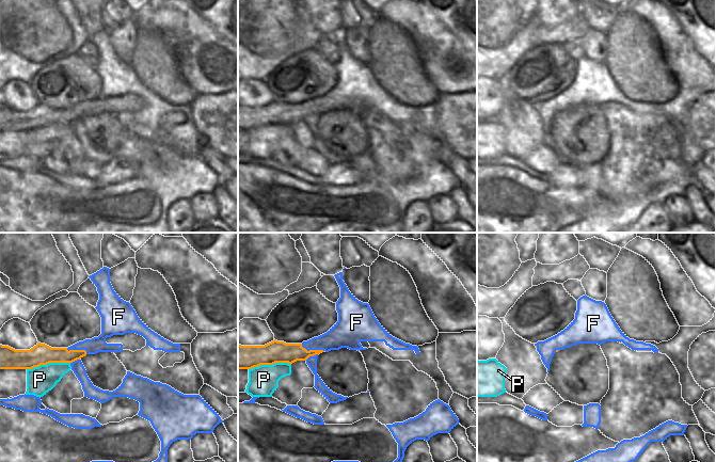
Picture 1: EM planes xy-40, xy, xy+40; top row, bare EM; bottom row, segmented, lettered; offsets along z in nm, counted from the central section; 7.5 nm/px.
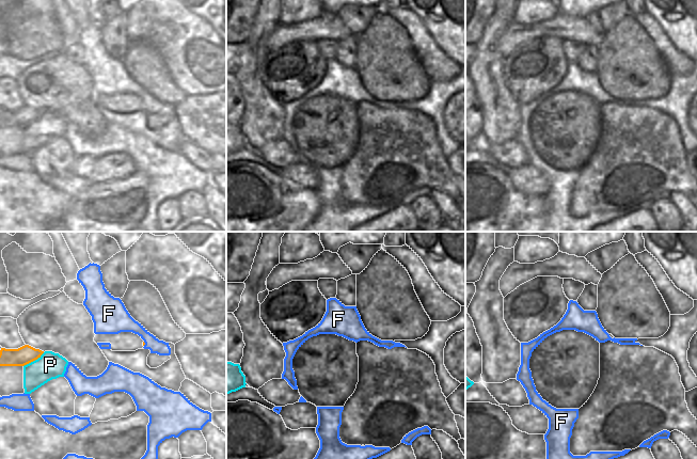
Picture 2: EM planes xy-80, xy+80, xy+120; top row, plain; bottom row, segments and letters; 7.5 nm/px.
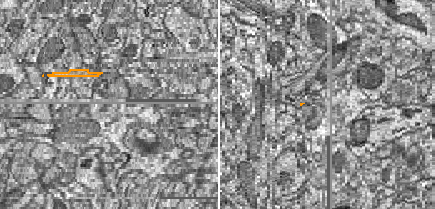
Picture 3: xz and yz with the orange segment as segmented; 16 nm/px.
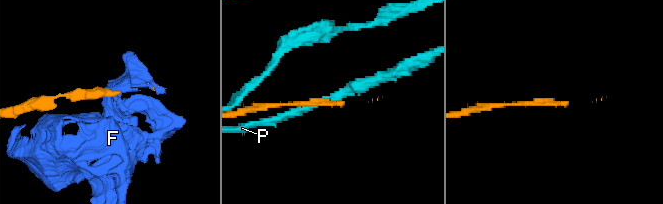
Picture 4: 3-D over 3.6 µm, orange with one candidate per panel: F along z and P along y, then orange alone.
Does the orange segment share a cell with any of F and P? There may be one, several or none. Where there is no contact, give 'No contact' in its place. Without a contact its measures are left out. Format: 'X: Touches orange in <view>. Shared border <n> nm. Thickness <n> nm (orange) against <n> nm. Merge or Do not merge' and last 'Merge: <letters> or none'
F: Touches orange in xy. Shared border 190 nm. Thickness 160 nm (orange) against 180 nm. Do not merge
P: Touches orange in xy-40. Shared border 340 nm. Thickness 160 nm (orange) against 200 nm. Do not merge
Merge: none.

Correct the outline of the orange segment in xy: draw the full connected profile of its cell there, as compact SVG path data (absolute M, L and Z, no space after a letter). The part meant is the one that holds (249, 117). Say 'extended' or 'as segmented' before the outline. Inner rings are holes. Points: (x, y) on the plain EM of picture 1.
as segmented | M273 101L265 107L241 107L238 105L238 130L252 130L260 126L275 124L292 125L306 122L309 117L320 115L323 111L307 112L302 105L286 105Z

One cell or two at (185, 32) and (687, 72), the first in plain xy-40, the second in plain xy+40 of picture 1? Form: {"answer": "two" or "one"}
{"answer": "one"}

